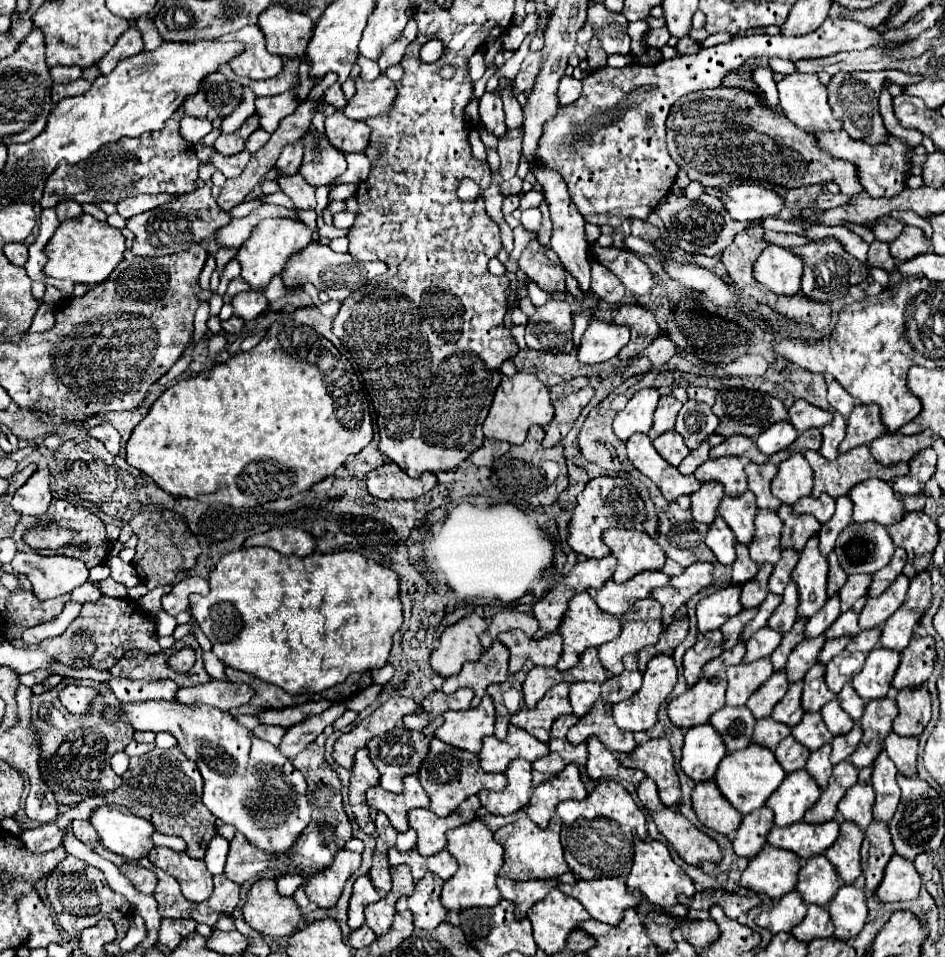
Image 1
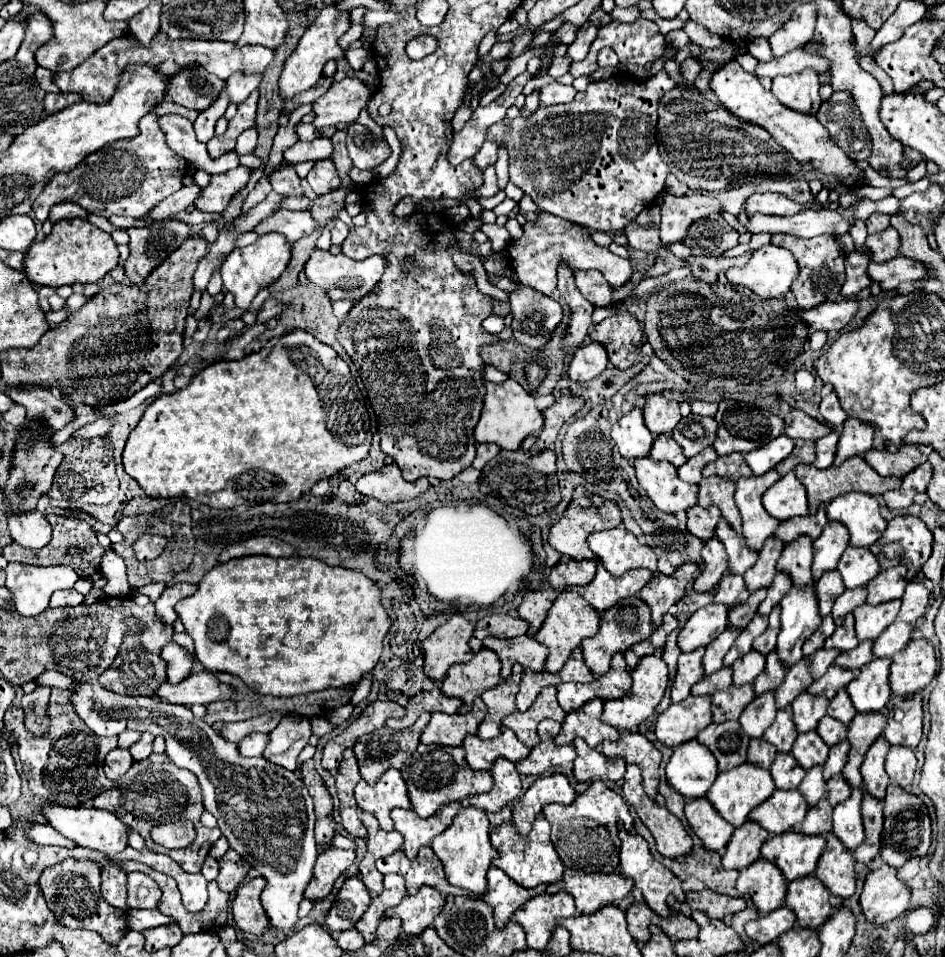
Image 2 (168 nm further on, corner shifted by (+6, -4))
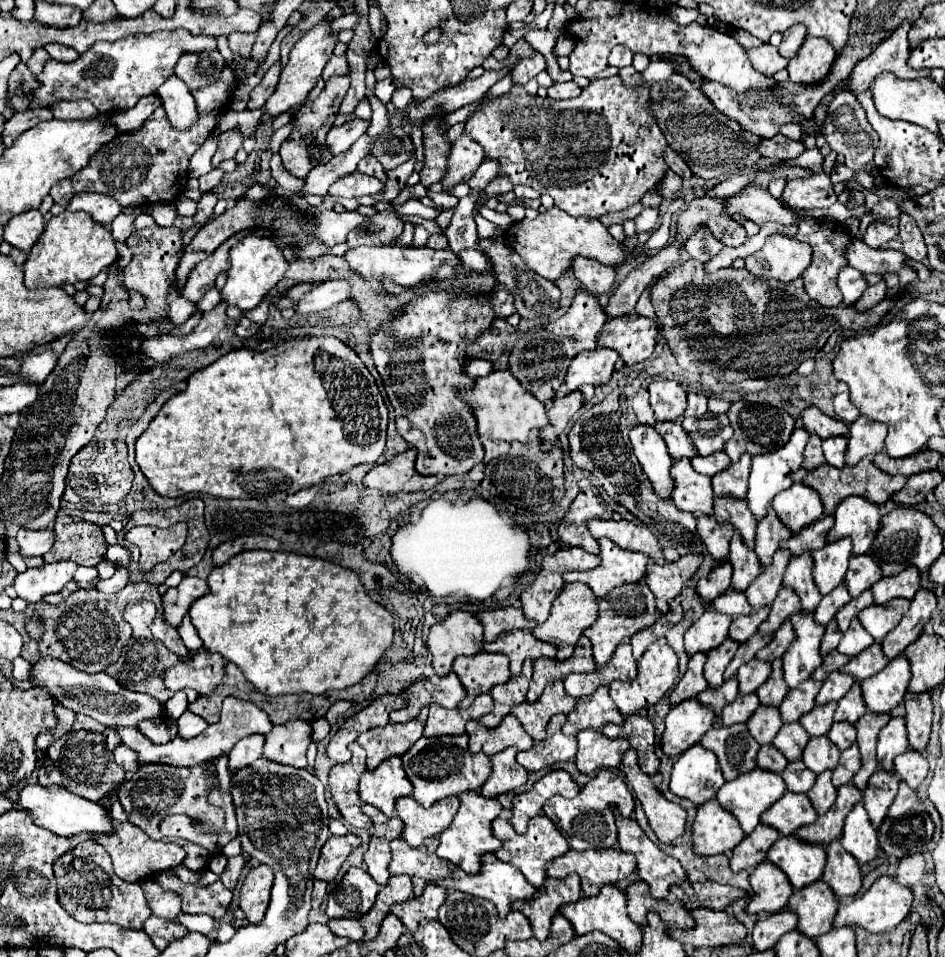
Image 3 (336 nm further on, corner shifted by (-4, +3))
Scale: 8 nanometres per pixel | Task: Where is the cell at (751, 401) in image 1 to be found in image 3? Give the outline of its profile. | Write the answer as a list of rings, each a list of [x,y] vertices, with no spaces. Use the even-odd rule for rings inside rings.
[[[743,399],[731,403],[727,417],[731,421],[731,427],[735,429],[733,437],[725,445],[725,453],[731,457],[731,461],[737,461],[741,457],[741,453],[759,455],[759,453],[769,453],[773,449],[779,449],[781,445],[785,445],[785,441],[789,441],[789,437],[795,429],[795,419],[789,413],[775,409],[771,405],[749,403]]]

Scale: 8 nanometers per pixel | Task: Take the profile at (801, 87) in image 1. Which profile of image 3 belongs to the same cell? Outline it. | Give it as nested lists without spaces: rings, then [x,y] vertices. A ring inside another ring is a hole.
[[[807,35],[801,49],[787,65],[789,81],[803,85],[819,85],[827,79],[829,69],[833,67],[833,59],[833,47],[825,39]]]

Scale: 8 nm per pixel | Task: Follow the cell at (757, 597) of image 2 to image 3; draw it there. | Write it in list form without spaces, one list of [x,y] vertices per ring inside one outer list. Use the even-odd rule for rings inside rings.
[[[761,607],[759,611],[753,611],[749,615],[741,615],[737,619],[733,619],[731,627],[729,627],[729,637],[743,643],[747,641],[761,625],[761,621],[765,621],[765,617],[769,615],[769,607]]]

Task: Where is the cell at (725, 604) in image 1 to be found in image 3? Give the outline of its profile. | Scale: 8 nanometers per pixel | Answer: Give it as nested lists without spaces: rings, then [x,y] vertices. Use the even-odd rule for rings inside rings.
[[[707,609],[685,633],[687,655],[697,651],[707,653],[709,649],[721,645],[721,641],[727,639],[729,625],[731,625],[731,617],[725,617],[725,613]]]

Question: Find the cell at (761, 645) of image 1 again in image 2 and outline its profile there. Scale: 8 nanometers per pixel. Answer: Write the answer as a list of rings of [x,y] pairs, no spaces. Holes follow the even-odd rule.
[[[751,650],[745,656],[737,658],[733,664],[733,684],[735,686],[745,686],[745,684],[753,684],[755,678],[763,672],[765,668],[765,658]]]

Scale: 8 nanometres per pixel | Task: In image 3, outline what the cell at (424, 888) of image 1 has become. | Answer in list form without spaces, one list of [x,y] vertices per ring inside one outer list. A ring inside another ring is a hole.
[[[429,885],[421,897],[413,897],[409,901],[403,903],[395,903],[391,907],[391,913],[397,915],[407,931],[417,929],[417,925],[423,919],[435,919],[439,907],[445,903],[447,899],[447,889],[445,887],[437,887],[437,885]]]

